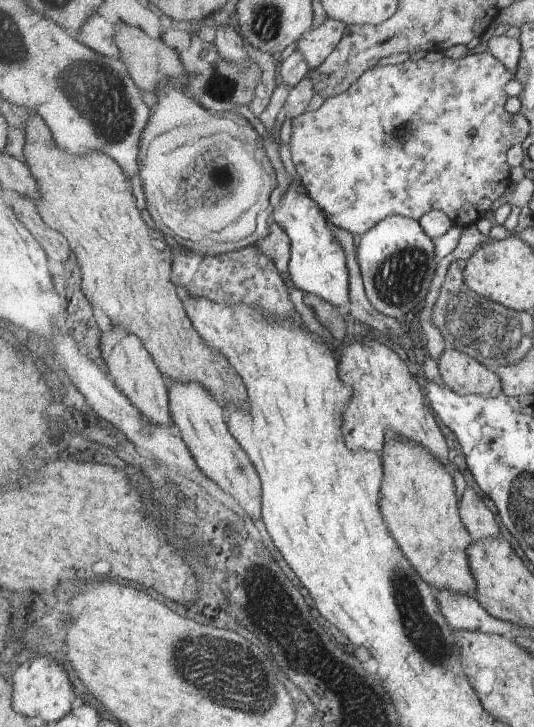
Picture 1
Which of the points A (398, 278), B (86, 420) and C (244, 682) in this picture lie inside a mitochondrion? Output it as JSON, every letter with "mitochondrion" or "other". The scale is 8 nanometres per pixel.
{"A":"mitochondrion","B":"other","C":"mitochondrion"}

